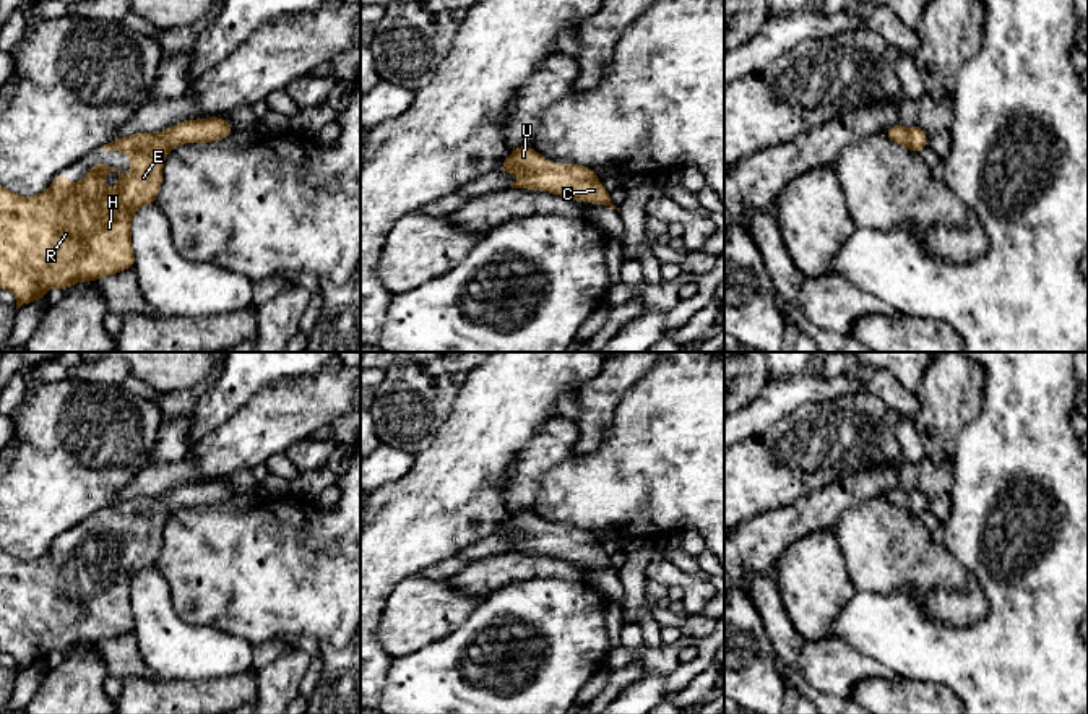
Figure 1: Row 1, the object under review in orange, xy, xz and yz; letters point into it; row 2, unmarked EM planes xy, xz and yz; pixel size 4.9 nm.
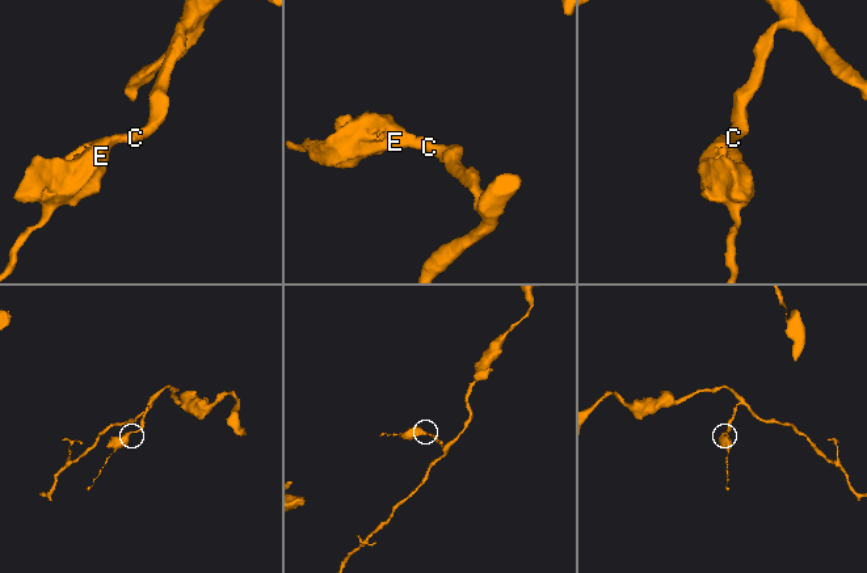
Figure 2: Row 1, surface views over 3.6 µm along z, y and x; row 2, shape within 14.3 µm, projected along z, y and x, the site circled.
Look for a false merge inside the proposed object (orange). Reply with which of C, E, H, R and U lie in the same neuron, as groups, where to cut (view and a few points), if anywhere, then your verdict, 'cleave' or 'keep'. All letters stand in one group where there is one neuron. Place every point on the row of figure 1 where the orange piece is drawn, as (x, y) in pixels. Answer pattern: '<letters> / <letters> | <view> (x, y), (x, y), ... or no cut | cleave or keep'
C E H R U | no cut | keep

